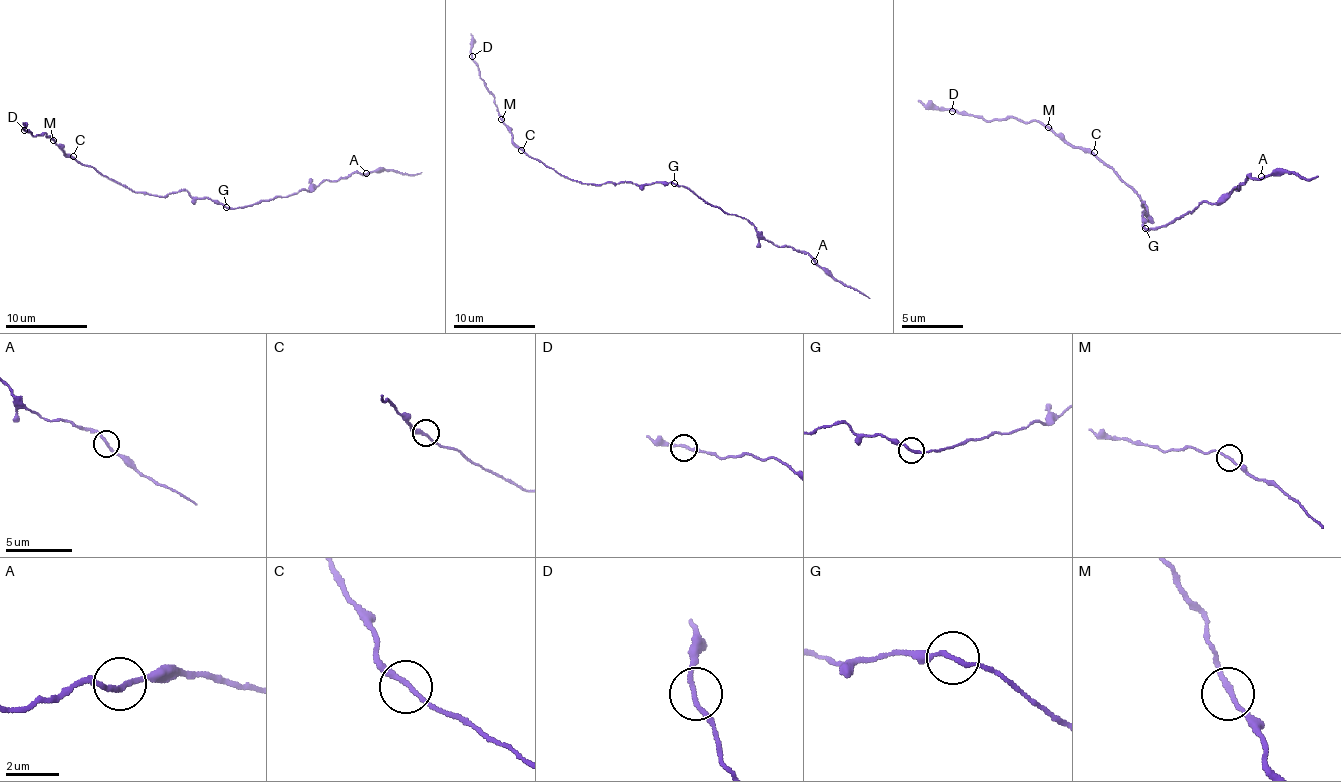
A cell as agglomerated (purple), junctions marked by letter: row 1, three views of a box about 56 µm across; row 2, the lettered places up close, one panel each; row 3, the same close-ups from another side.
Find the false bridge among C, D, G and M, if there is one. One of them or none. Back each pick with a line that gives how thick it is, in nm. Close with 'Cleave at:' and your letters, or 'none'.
G: Thickness 170 nm
Cleave at: G

